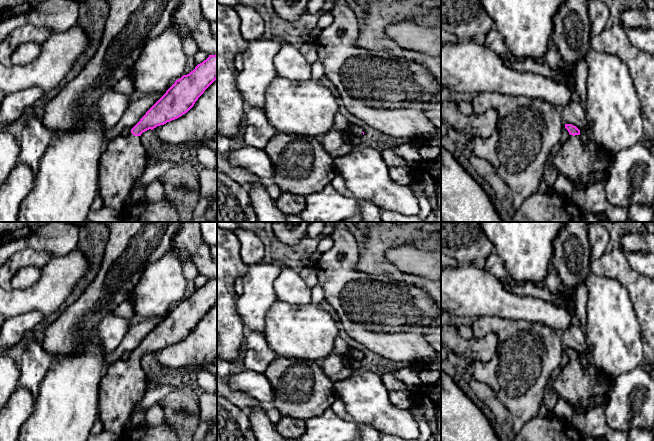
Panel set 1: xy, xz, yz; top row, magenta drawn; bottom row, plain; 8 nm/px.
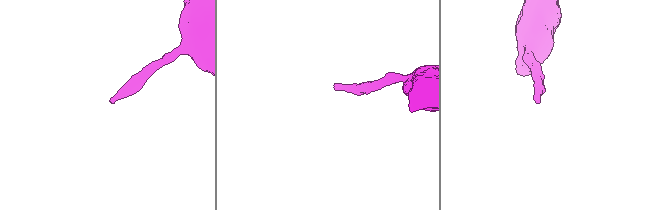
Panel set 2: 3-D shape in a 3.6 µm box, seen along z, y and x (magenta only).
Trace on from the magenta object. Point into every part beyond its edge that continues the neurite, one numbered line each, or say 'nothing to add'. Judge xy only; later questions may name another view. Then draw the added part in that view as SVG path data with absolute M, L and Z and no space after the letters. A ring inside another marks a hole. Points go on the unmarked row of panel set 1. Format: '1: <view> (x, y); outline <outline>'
1: xy (124, 384); outline M132 357L107 365L99 383L98 418L104 430L124 435L131 427L131 415L148 389L140 360Z

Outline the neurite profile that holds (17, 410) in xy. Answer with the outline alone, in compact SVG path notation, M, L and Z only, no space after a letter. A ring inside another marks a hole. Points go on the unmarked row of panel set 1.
M18 384L0 411L0 441L18 441L23 424L34 408L33 394Z

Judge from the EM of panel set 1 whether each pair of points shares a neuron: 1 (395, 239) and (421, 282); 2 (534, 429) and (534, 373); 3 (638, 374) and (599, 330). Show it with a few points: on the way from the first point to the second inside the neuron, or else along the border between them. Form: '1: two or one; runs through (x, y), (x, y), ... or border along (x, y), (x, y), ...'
1: one; runs through (382, 252), (382, 260), (397, 275), (406, 277)
2: two; border along (537, 414), (519, 430)
3: two; border along (640, 364), (612, 379)

